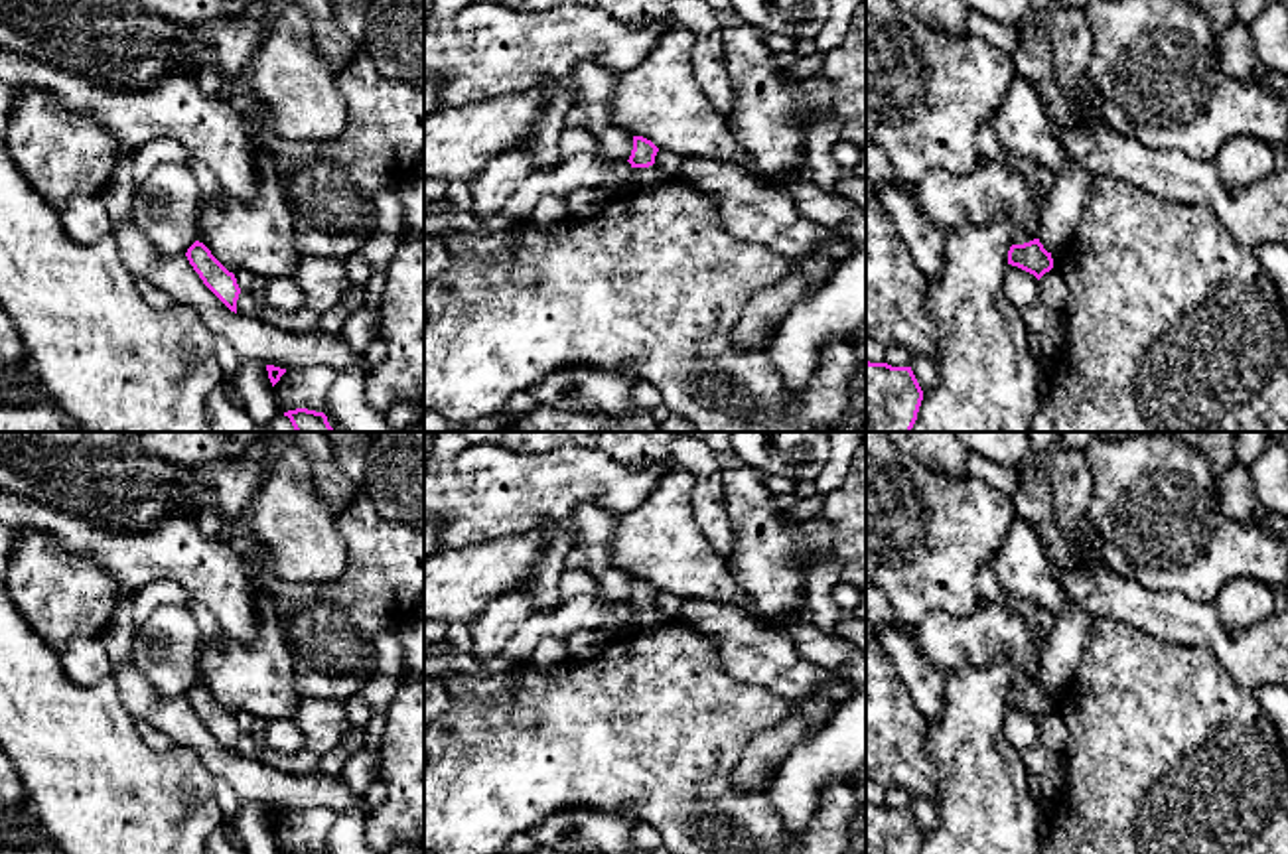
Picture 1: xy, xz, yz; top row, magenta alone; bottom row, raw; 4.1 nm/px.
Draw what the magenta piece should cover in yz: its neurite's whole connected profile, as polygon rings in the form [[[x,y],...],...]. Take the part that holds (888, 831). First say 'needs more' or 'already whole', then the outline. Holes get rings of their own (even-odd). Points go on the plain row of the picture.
already whole; [[[866,801],[866,854],[919,854],[923,832],[911,809]]]

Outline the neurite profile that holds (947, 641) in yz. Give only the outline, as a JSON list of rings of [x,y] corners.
[[[982,604],[968,615],[929,611],[917,625],[903,625],[925,661],[943,676],[959,667],[984,667],[998,655],[1010,663],[1012,686],[1039,680],[1045,641],[1002,604]]]

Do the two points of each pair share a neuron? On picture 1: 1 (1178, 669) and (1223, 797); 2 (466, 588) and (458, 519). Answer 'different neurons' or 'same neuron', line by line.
1: same neuron
2: different neurons

